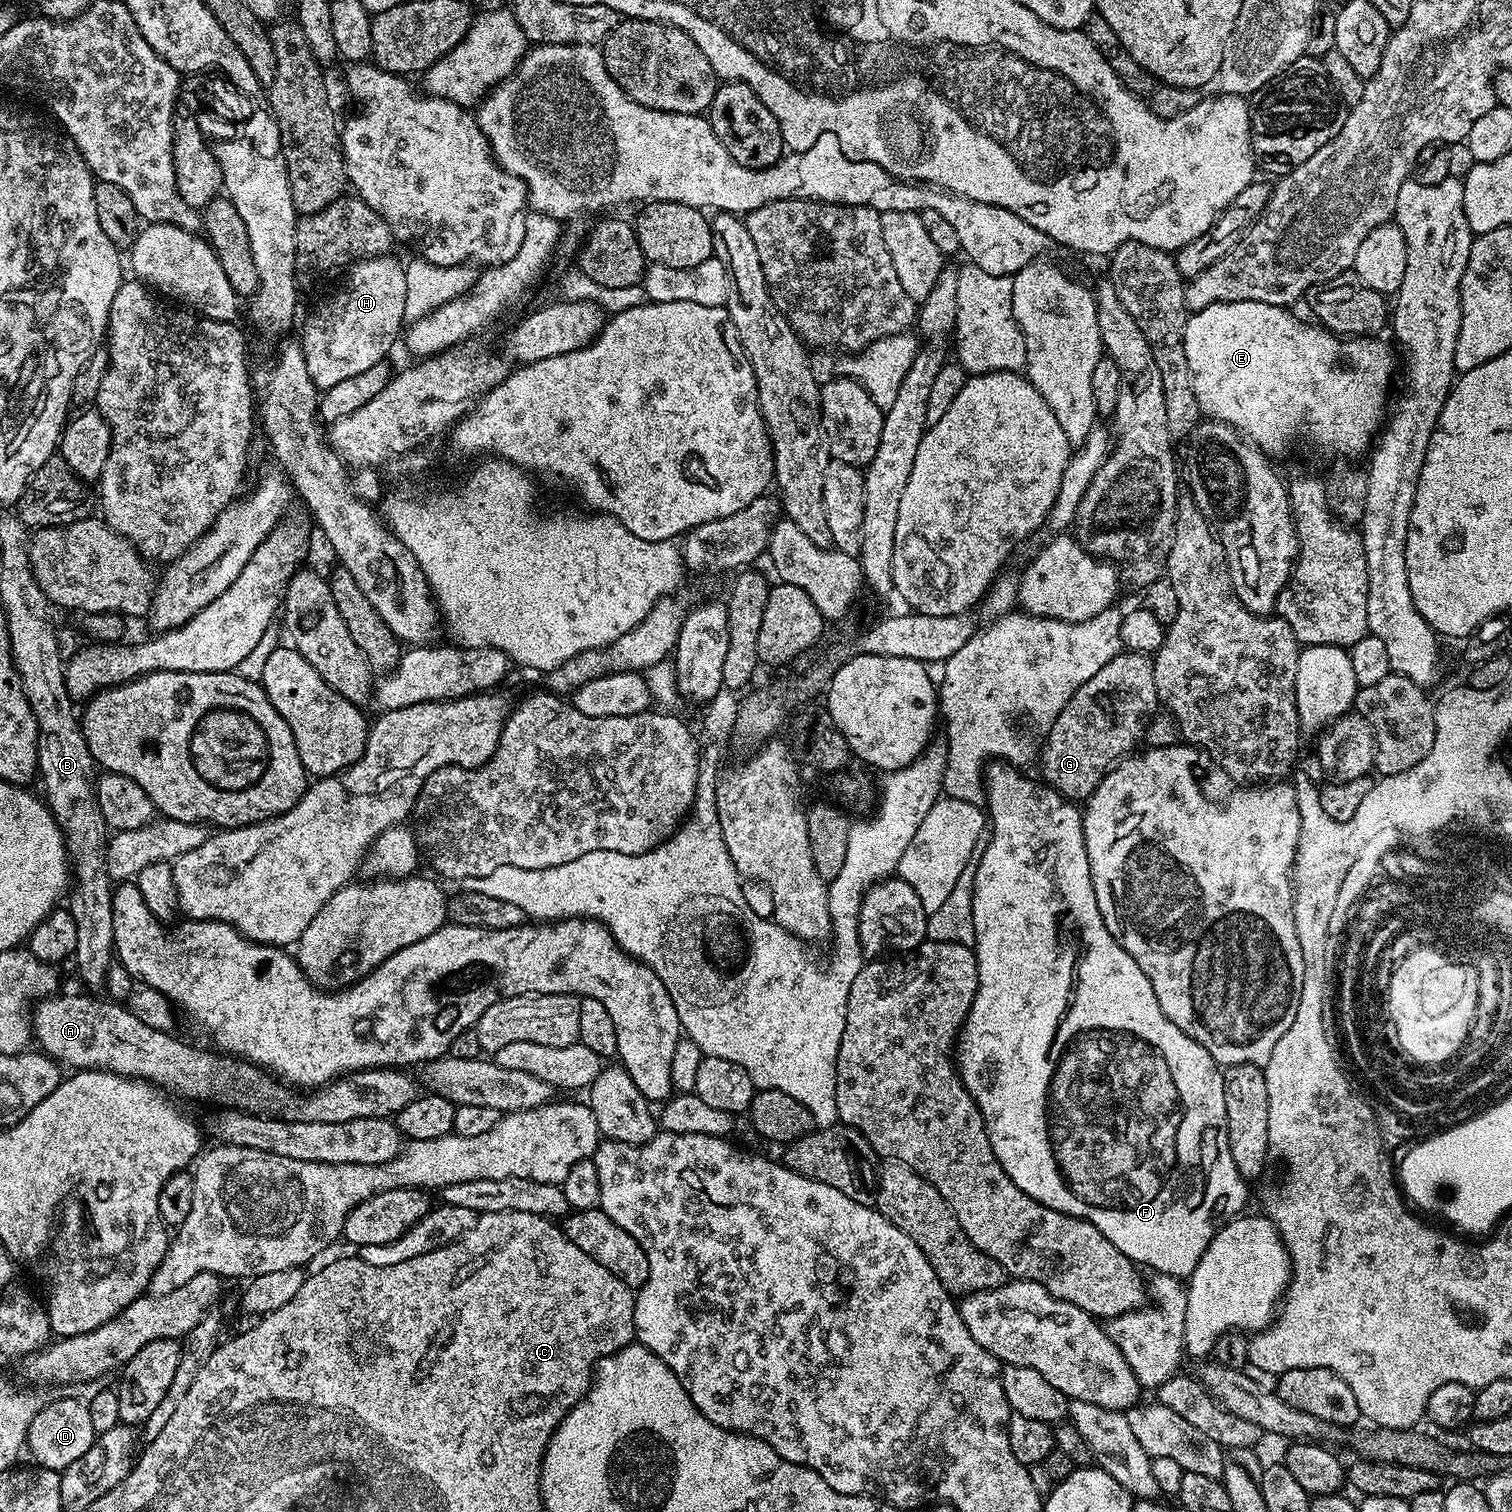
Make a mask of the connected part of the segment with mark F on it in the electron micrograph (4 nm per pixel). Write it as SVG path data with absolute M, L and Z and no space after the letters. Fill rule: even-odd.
M992 762L983 769L986 815L990 821L990 835L987 837L989 845L978 864L973 884L973 922L976 936L974 951L976 965L978 966L978 990L976 997L972 999L968 1017L965 1018L964 1026L961 1028L960 1035L954 1045L954 1063L960 1073L960 1081L966 1086L966 1090L972 1095L977 1106L980 1107L980 1113L990 1138L990 1146L994 1150L994 1158L998 1158L1002 1170L1006 1170L1006 1174L1014 1182L1014 1186L1018 1186L1018 1190L1030 1194L1030 1198L1042 1202L1042 1206L1050 1206L1059 1212L1089 1220L1101 1234L1110 1238L1110 1242L1114 1242L1114 1246L1118 1246L1118 1250L1122 1250L1122 1254L1126 1254L1126 1258L1130 1258L1133 1264L1143 1266L1145 1269L1147 1269L1146 1267L1153 1268L1151 1271L1161 1276L1187 1278L1192 1275L1194 1266L1198 1266L1198 1258L1202 1258L1206 1246L1210 1246L1212 1235L1215 1234L1216 1229L1229 1218L1241 1215L1247 1209L1244 1207L1248 1204L1249 1185L1238 1174L1238 1170L1234 1166L1234 1158L1230 1158L1226 1102L1224 1101L1224 1074L1221 1065L1217 1064L1216 1059L1198 1041L1187 1036L1182 1030L1178 1030L1178 1026L1174 1026L1174 1022L1170 1022L1170 1018L1166 1018L1166 1014L1162 1014L1162 1006L1158 1006L1158 998L1154 994L1154 986L1150 986L1150 978L1146 978L1146 974L1142 974L1142 966L1138 966L1138 962L1134 962L1134 958L1130 954L1126 954L1126 950L1122 950L1122 946L1114 938L1114 934L1110 934L1110 930L1106 930L1102 910L1098 910L1098 898L1094 898L1094 882L1090 878L1090 858L1086 854L1084 817L1081 809L1075 803L1069 802L1064 796L1059 795L1055 788L1045 786L1040 782L1035 784L1034 781L1027 780L1020 772L1023 771L1019 767L1005 762Z

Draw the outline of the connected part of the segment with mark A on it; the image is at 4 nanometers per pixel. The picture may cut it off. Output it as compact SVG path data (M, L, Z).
M53 994L31 1009L32 1030L35 1043L53 1060L64 1066L69 1064L72 1070L99 1070L141 1078L173 1093L176 1091L177 1097L217 1100L215 1103L220 1106L251 1110L256 1114L268 1113L282 1120L298 1122L350 1122L354 1118L375 1116L392 1118L402 1110L402 1106L410 1106L410 1102L422 1094L422 1088L416 1085L415 1078L407 1076L404 1073L407 1071L399 1067L366 1068L362 1072L350 1072L327 1086L307 1094L297 1094L285 1087L277 1077L247 1060L233 1058L216 1050L207 1052L204 1048L195 1048L179 1040L171 1031L146 1026L123 1003L107 1004L104 1000L95 1000L92 994L60 995Z

